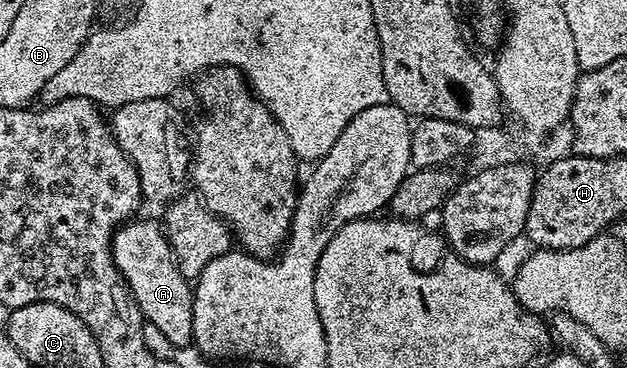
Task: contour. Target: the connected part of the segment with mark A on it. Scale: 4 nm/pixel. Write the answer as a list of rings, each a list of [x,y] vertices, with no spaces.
[[[133,219],[120,226],[112,237],[112,258],[128,285],[128,291],[138,303],[145,321],[166,334],[166,339],[184,351],[192,345],[194,331],[193,286],[176,266],[172,244],[164,234],[163,224],[156,221]]]

